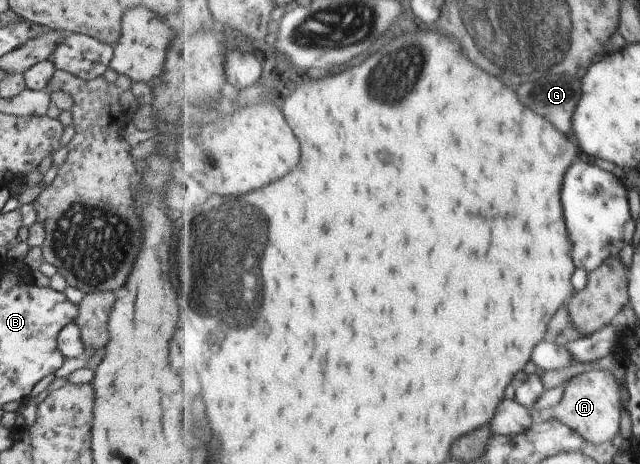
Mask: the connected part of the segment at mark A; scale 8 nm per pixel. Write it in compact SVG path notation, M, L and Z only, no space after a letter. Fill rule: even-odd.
M594 369L571 377L564 383L561 400L548 409L531 410L530 417L534 424L552 421L564 421L586 441L604 444L620 434L620 417L622 417L622 401L620 401L619 382L609 370Z

